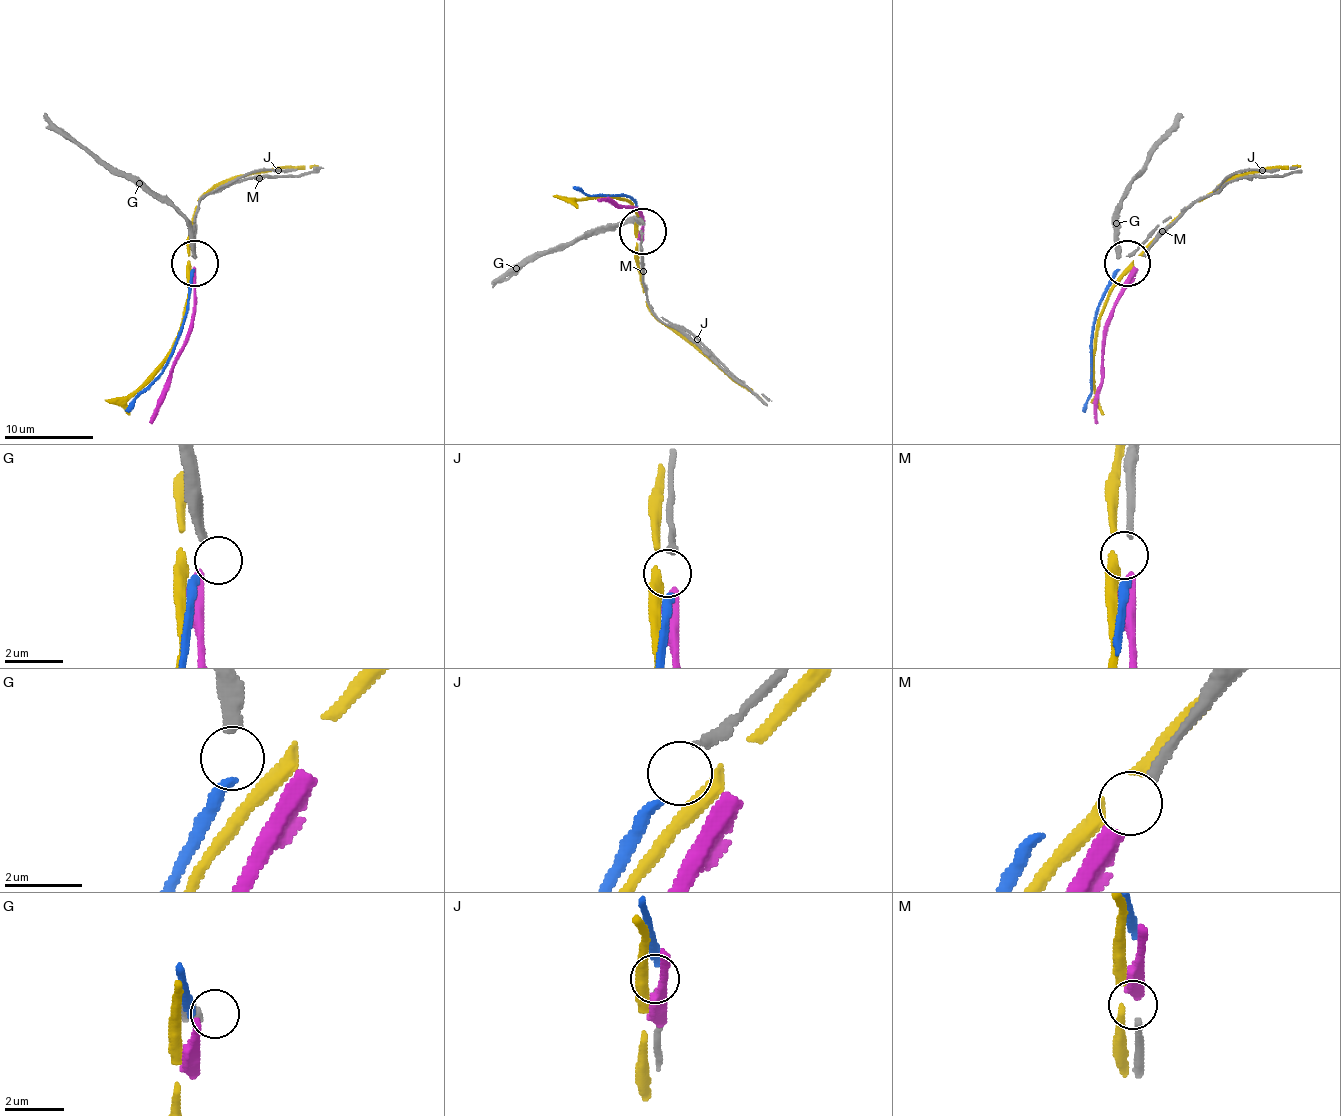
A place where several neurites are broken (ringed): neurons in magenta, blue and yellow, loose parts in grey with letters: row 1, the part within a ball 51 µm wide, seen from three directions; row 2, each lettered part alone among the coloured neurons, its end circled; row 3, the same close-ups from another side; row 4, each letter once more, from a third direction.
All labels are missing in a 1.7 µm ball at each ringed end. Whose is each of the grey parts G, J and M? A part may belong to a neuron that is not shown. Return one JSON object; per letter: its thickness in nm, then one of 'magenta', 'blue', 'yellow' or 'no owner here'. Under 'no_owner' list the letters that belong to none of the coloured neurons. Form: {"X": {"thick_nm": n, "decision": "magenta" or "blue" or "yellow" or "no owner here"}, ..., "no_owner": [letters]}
{"G": {"thick_nm": 360, "decision": "no owner here"}, "J": {"thick_nm": 240, "decision": "blue"}, "M": {"thick_nm": 240, "decision": "magenta"}, "no_owner": ["G"]}

